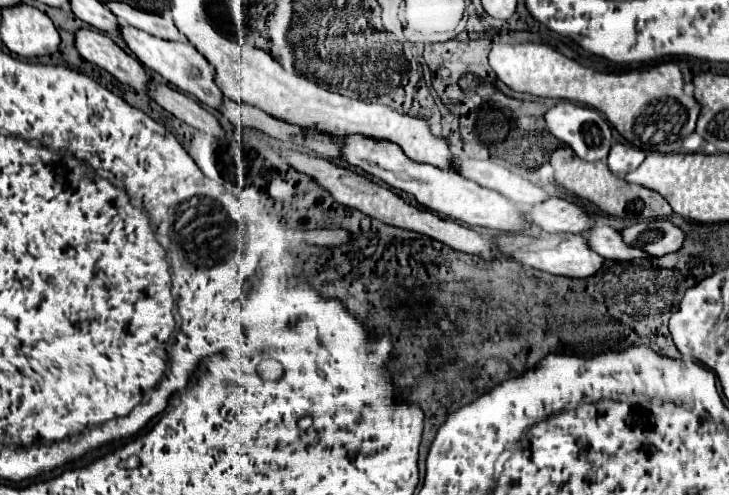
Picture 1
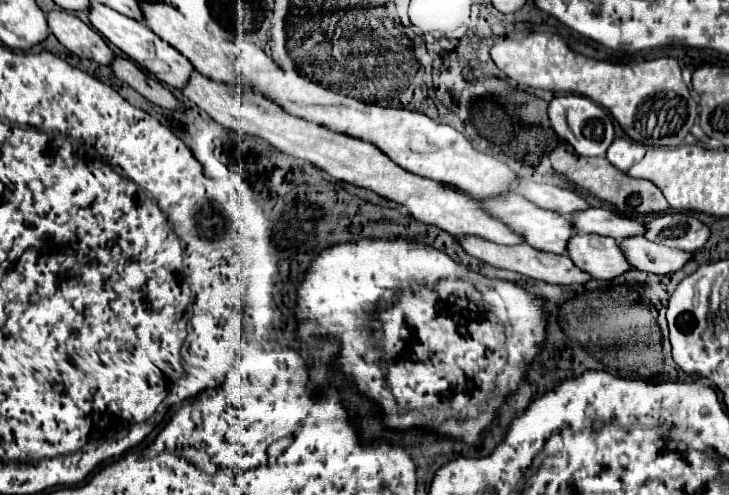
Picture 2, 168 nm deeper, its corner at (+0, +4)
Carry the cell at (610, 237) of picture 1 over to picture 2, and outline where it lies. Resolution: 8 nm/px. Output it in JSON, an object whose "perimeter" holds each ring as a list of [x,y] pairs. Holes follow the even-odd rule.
{"perimeter":[[[626,237],[618,243],[624,249],[624,257],[632,261],[632,267],[656,275],[666,275],[682,269],[682,265],[692,257],[692,253],[670,249],[658,243],[652,243],[644,237]]]}

